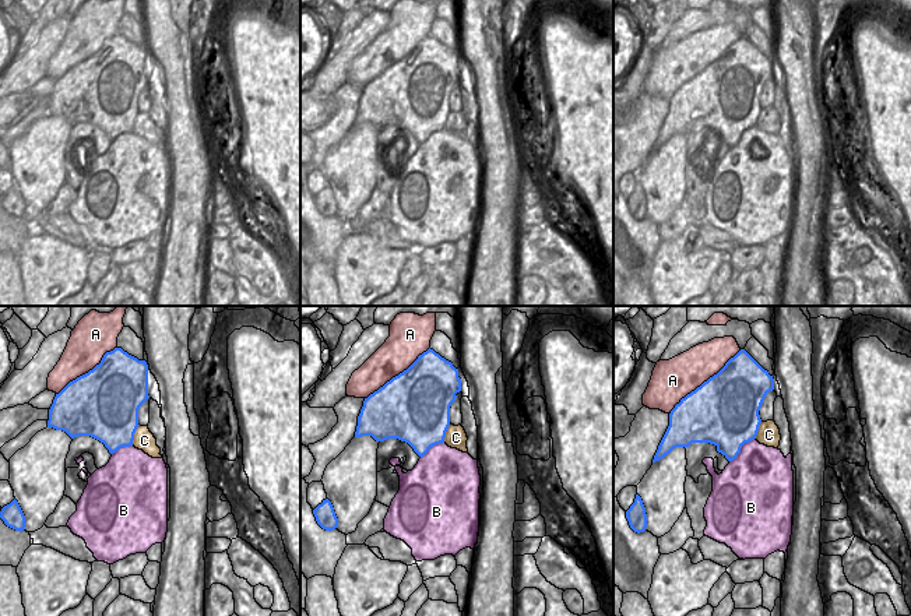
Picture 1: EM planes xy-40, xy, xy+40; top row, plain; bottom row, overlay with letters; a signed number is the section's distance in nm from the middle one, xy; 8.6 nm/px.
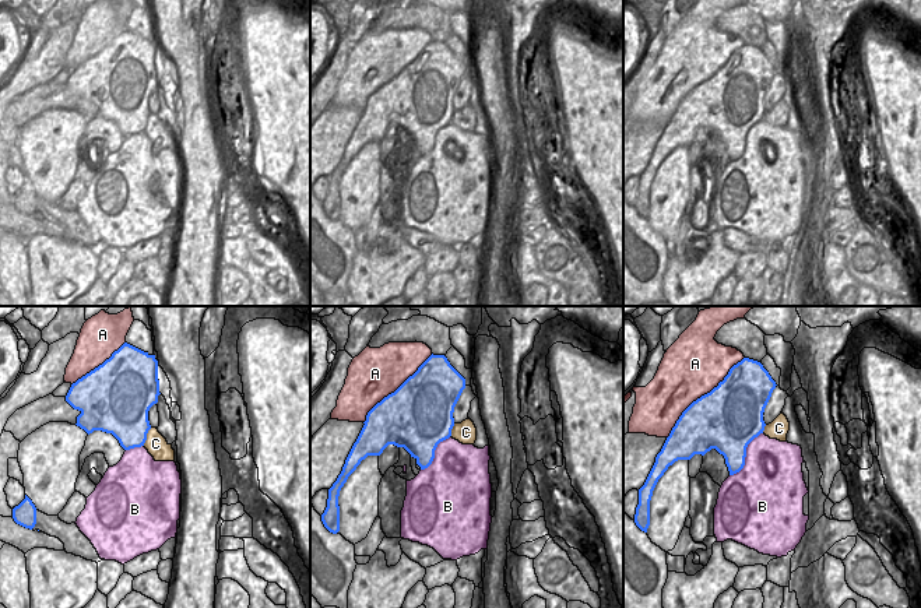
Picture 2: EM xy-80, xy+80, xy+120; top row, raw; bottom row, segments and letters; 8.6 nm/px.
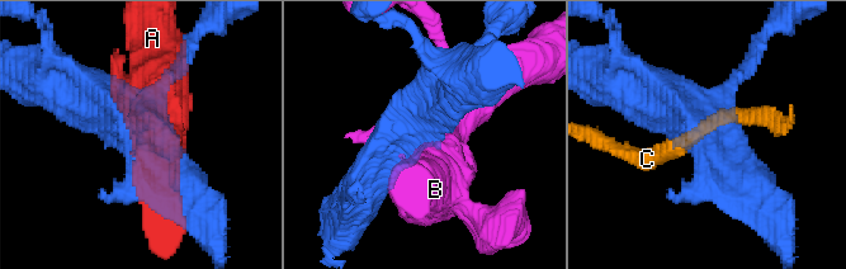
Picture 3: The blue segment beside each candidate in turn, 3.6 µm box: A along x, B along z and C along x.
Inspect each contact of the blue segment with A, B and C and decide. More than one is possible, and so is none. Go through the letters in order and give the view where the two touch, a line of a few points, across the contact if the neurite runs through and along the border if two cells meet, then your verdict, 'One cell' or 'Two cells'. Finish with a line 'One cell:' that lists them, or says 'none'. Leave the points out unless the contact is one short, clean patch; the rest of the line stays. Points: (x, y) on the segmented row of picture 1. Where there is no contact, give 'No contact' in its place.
A: Touches blue in xy+40. Two cells
B: Touches blue in xy+40. Two cells
C: Touches blue in xy-40. Line: xy-40 (139, 425), (132, 444). Two cells
One cell: none

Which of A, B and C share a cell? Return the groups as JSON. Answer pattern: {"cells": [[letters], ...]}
{"cells": [["A"], ["B"], ["C"]]}

